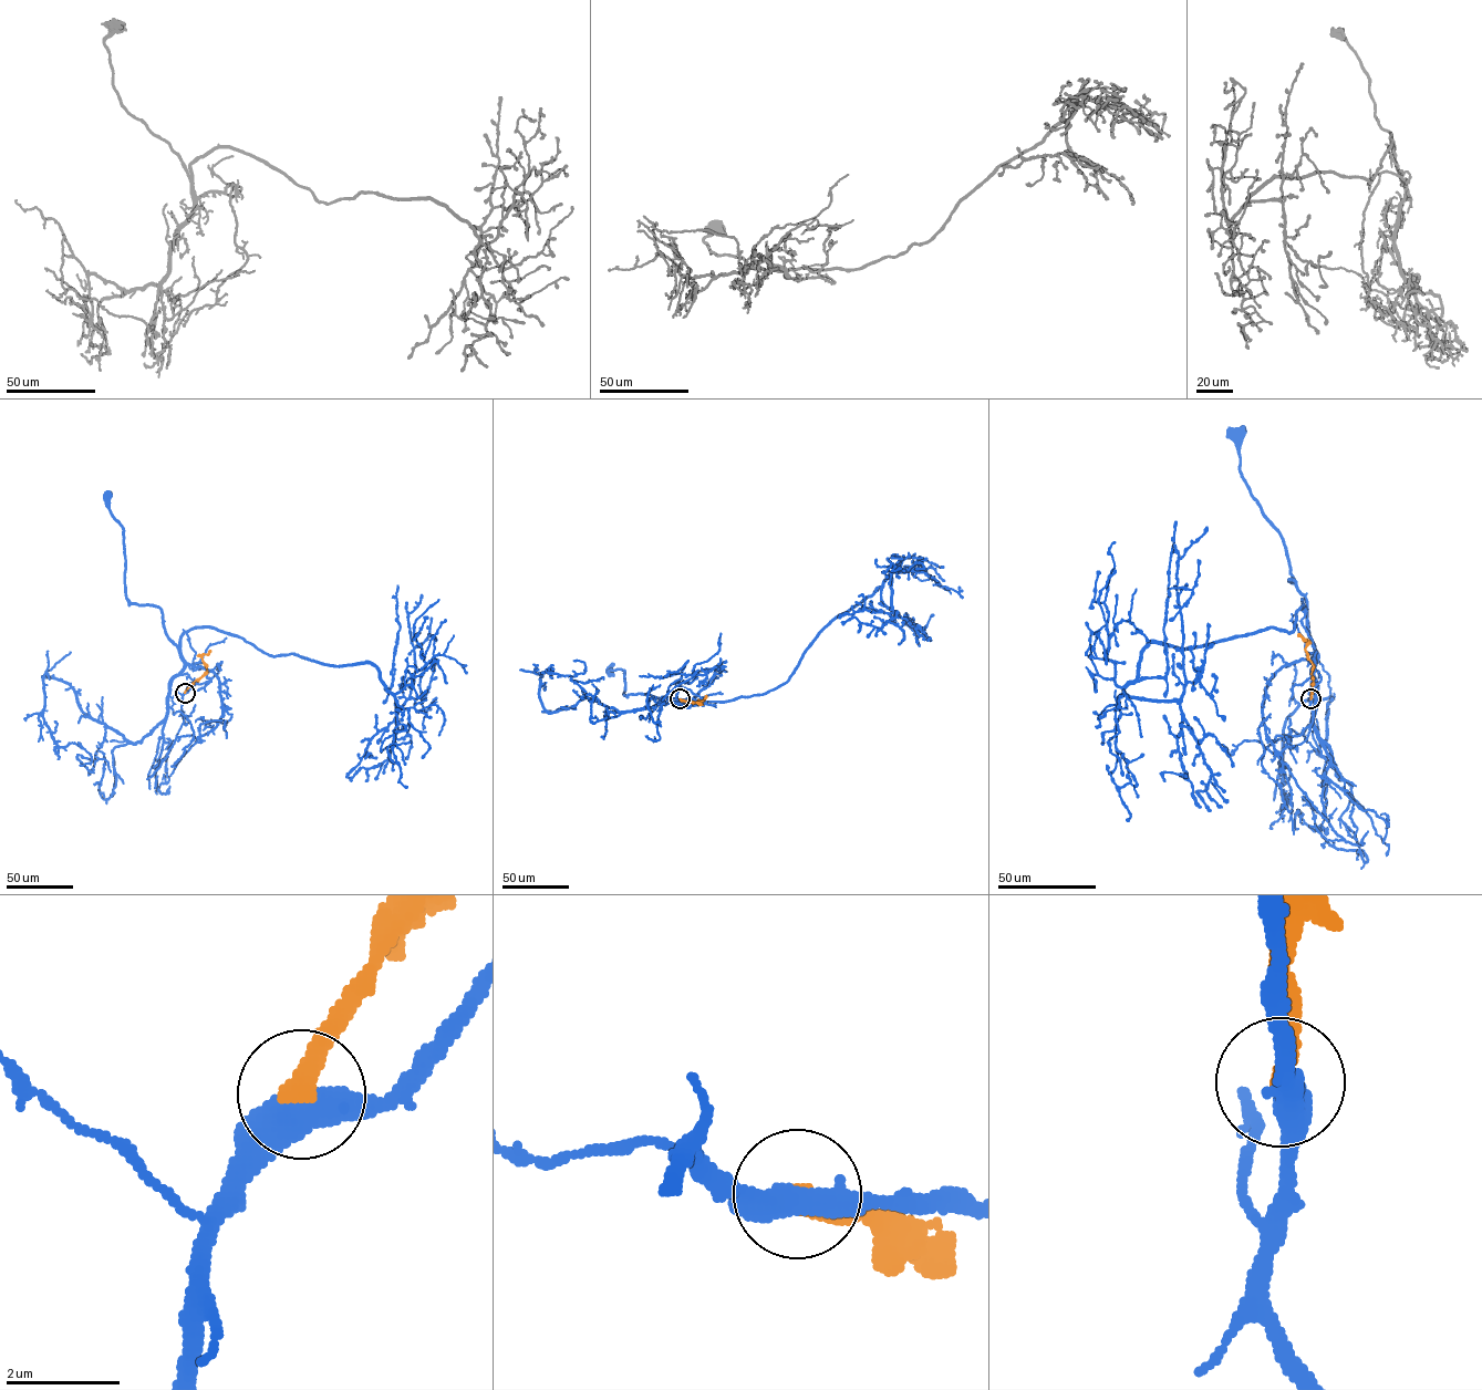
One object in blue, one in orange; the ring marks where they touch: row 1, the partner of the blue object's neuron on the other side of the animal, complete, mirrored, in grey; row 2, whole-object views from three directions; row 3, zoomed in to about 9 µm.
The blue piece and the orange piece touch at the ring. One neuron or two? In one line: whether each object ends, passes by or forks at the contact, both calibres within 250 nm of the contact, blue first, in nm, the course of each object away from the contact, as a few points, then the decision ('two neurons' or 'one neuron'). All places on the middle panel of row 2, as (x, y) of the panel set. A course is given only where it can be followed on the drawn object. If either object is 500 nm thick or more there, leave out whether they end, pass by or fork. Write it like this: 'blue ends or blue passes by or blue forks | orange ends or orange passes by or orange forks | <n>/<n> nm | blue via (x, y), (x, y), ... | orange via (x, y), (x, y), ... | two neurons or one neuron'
500/380 nm | blue via (680, 698), (690, 706), (660, 704), (646, 694), (626, 697), (624, 672), (608, 671) | orange via (680, 698), (701, 704), (698, 699), (702, 701), (706, 695) | two neurons

